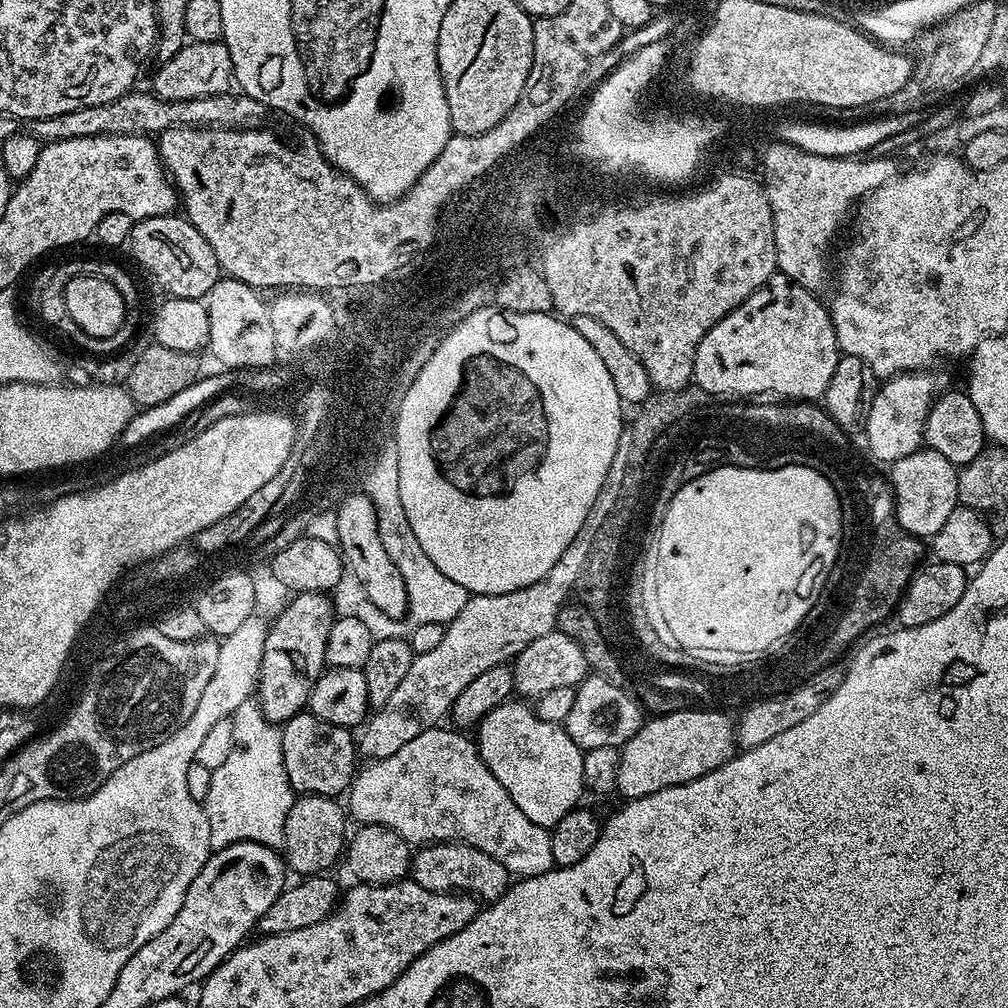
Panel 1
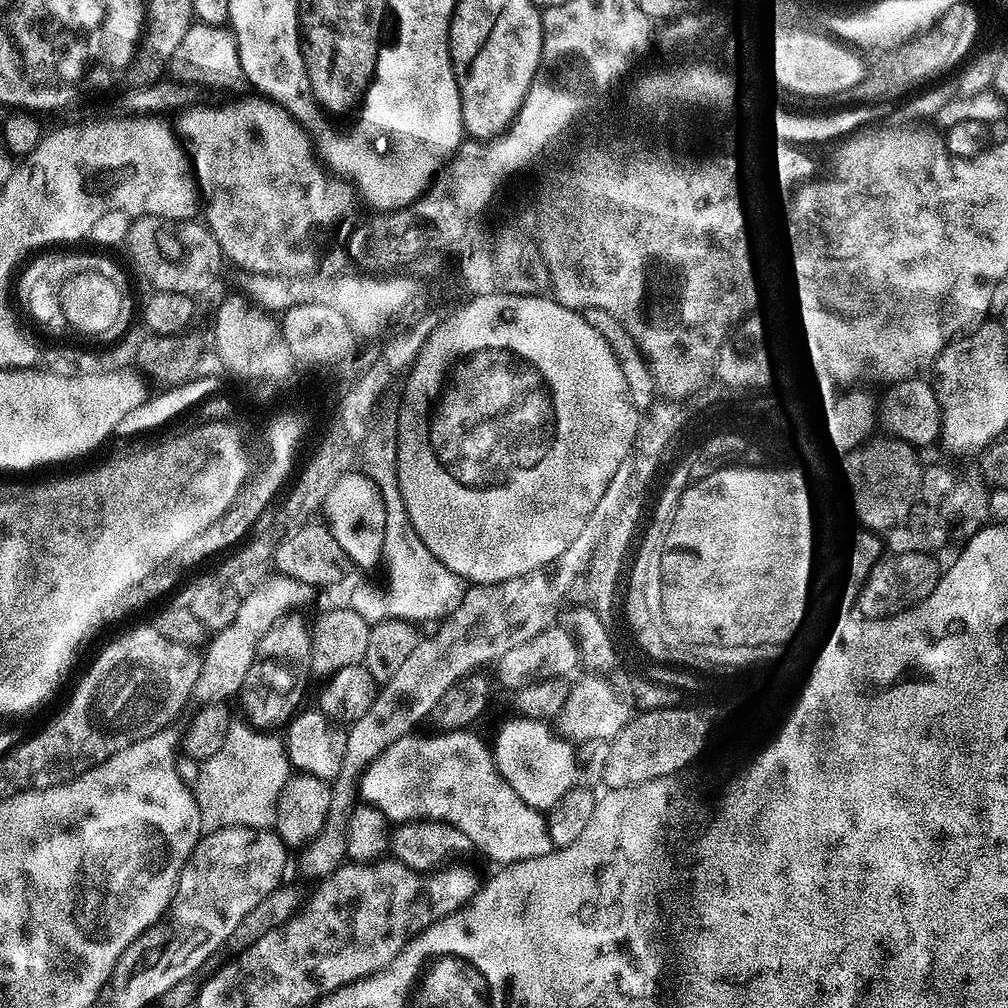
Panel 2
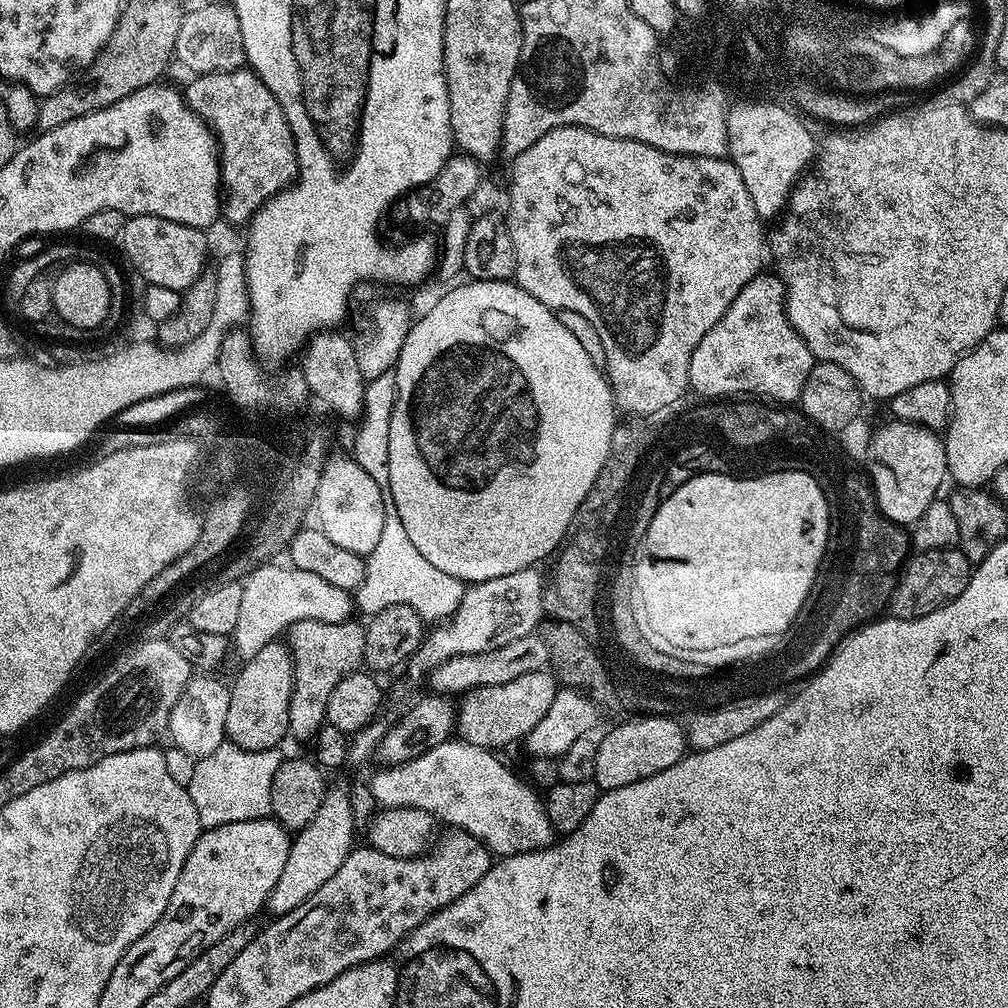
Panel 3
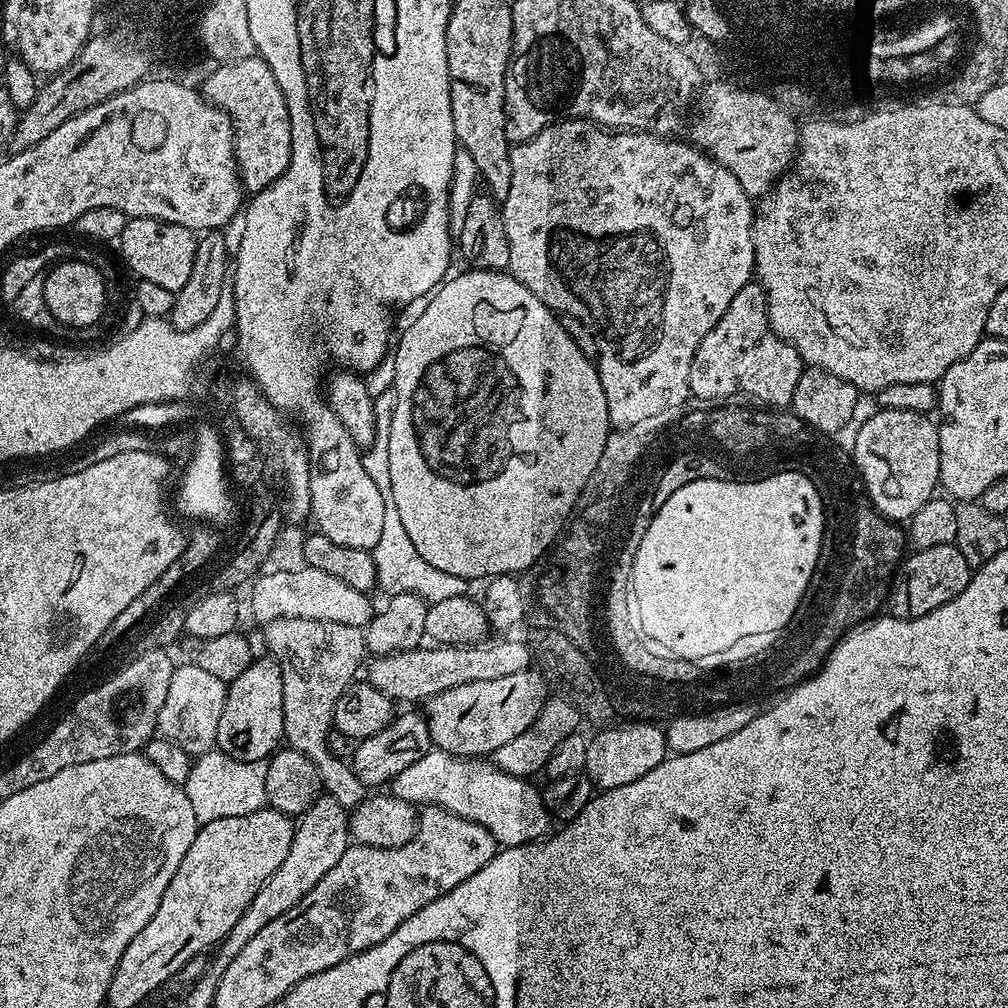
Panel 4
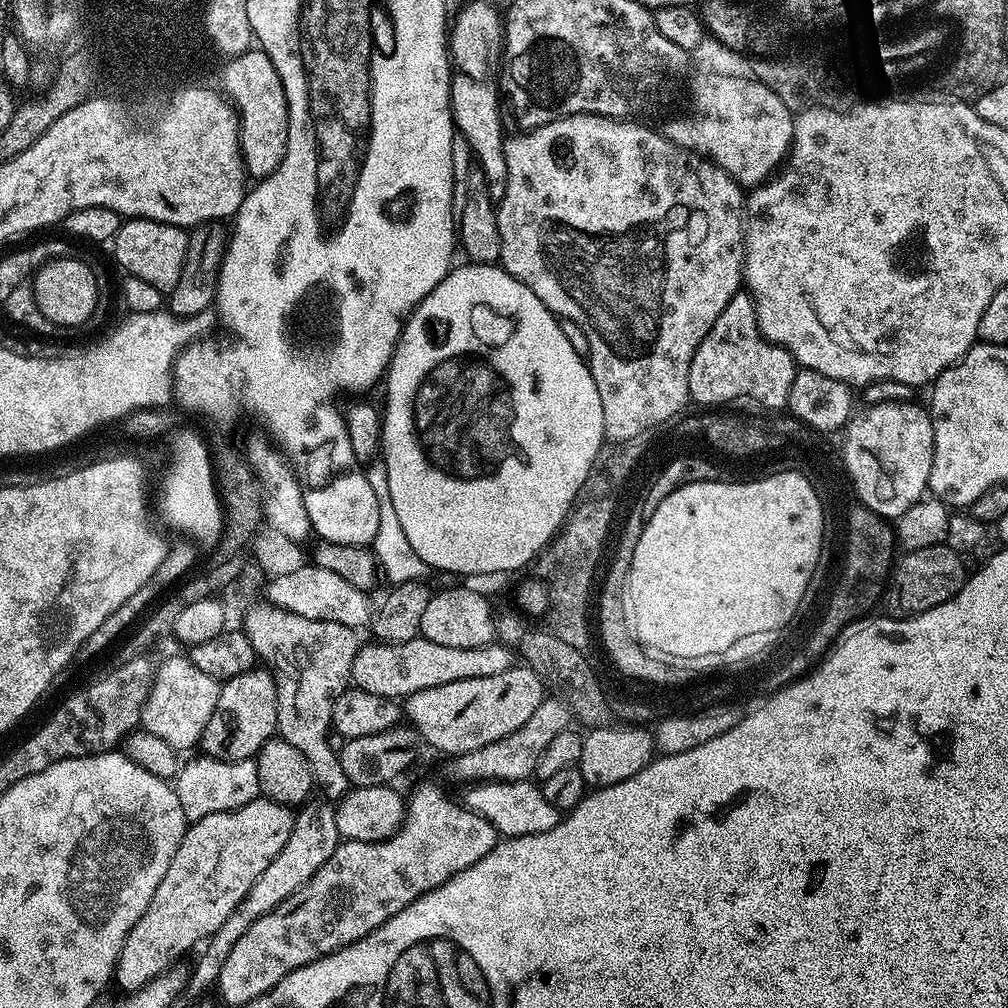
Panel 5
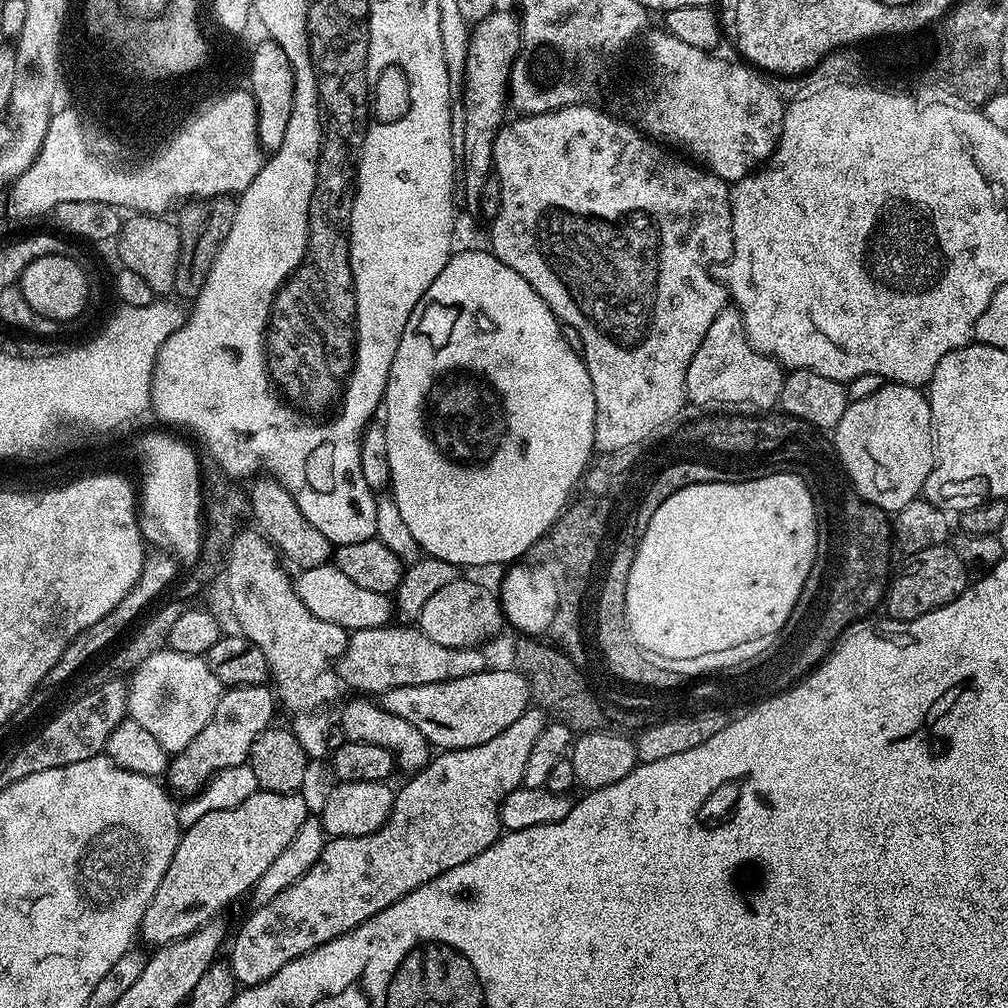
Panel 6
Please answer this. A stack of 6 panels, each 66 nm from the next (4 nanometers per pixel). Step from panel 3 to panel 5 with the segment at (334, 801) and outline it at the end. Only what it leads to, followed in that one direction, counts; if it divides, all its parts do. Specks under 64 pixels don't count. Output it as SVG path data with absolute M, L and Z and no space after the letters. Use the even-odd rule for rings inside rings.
M328 802L312 803L305 803L295 813L290 838L286 838L286 846L282 846L278 858L274 858L274 862L270 862L270 866L266 866L266 870L262 870L258 882L254 882L254 886L250 886L250 890L246 890L246 898L242 898L242 902L238 902L238 906L234 906L230 918L226 918L226 922L222 922L222 926L218 926L216 933L208 937L203 945L204 953L197 958L196 965L190 968L188 981L184 984L183 999L185 1001L201 999L205 994L201 992L200 988L207 993L208 990L204 984L210 988L213 987L208 980L211 980L213 984L219 981L222 966L226 966L226 958L230 954L230 950L234 950L238 938L242 938L242 934L246 934L246 930L250 930L250 926L254 926L254 922L258 922L258 918L262 918L262 914L270 914L270 910L274 910L274 906L286 902L286 898L290 898L290 894L294 894L299 888L306 886L306 882L310 882L310 878L314 878L314 874L318 874L318 869L326 863L326 858L330 858L330 854L334 854L334 850L342 843L338 834L335 807Z

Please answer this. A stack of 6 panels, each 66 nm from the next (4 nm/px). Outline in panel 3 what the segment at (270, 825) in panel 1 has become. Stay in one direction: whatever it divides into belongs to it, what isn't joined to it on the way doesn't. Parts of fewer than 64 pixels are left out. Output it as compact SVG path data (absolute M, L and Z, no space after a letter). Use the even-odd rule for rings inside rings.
M226 742L214 750L214 754L196 761L194 778L187 789L194 810L198 810L201 829L226 826L230 822L263 820L272 811L270 790L274 786L274 774L282 762L276 748L270 750L242 750L242 746Z

